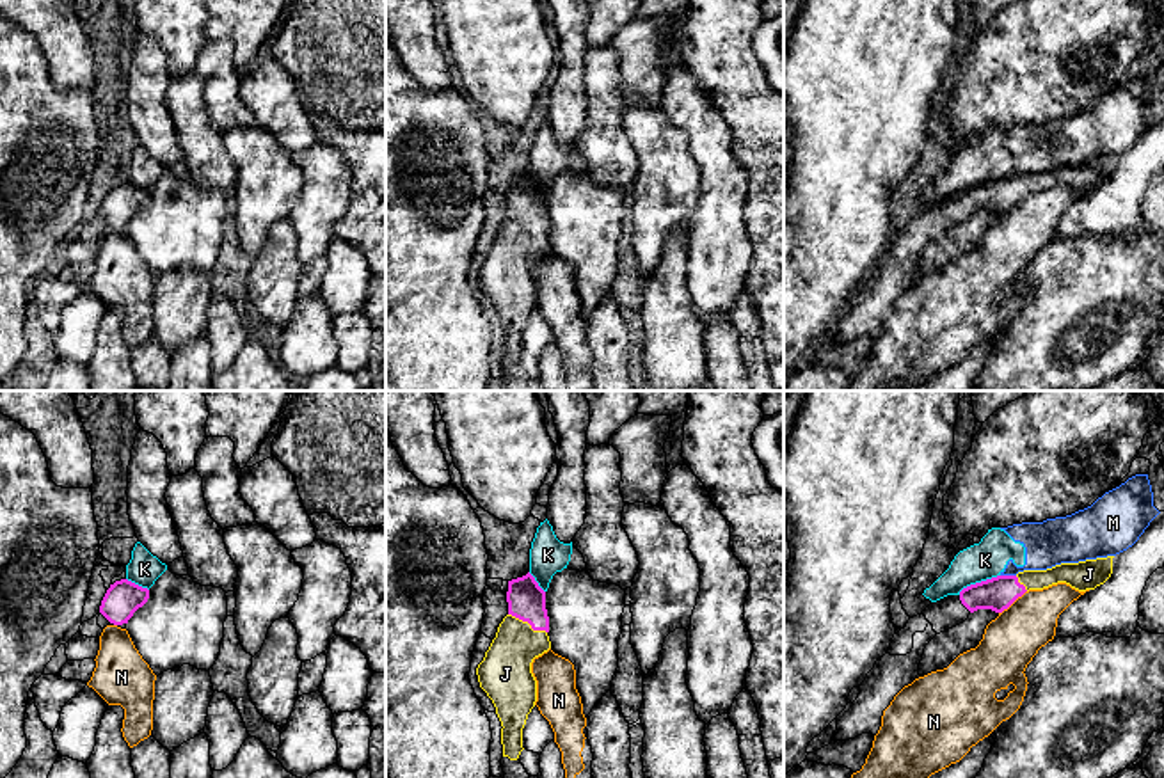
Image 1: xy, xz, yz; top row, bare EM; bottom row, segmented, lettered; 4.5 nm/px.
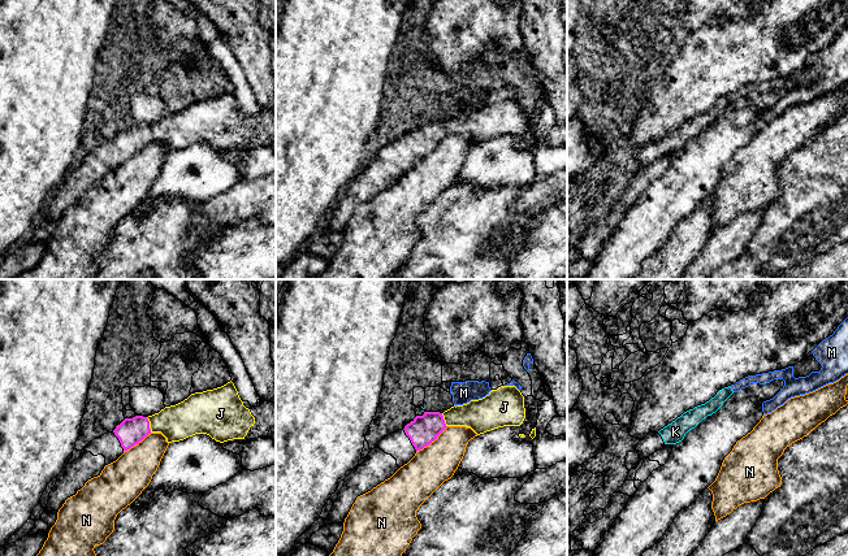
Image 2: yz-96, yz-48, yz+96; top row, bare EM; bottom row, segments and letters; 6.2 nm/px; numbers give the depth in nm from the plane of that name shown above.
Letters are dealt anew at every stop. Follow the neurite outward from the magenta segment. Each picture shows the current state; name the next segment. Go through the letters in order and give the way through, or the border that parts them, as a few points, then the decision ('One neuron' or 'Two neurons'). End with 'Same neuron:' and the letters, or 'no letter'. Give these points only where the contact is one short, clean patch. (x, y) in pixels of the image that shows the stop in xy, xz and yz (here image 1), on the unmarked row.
J: Path across: xz (526, 203), (528, 224), (509, 260), (505, 274). One neuron
K: Boundary: yz (999, 176), (971, 185), (958, 196). Two neurons
M: Boundary: yz (1001, 176), (1015, 178). Two neurons
N: Boundary: yz (1026, 192), (999, 215). Two neurons
Same neuron: J

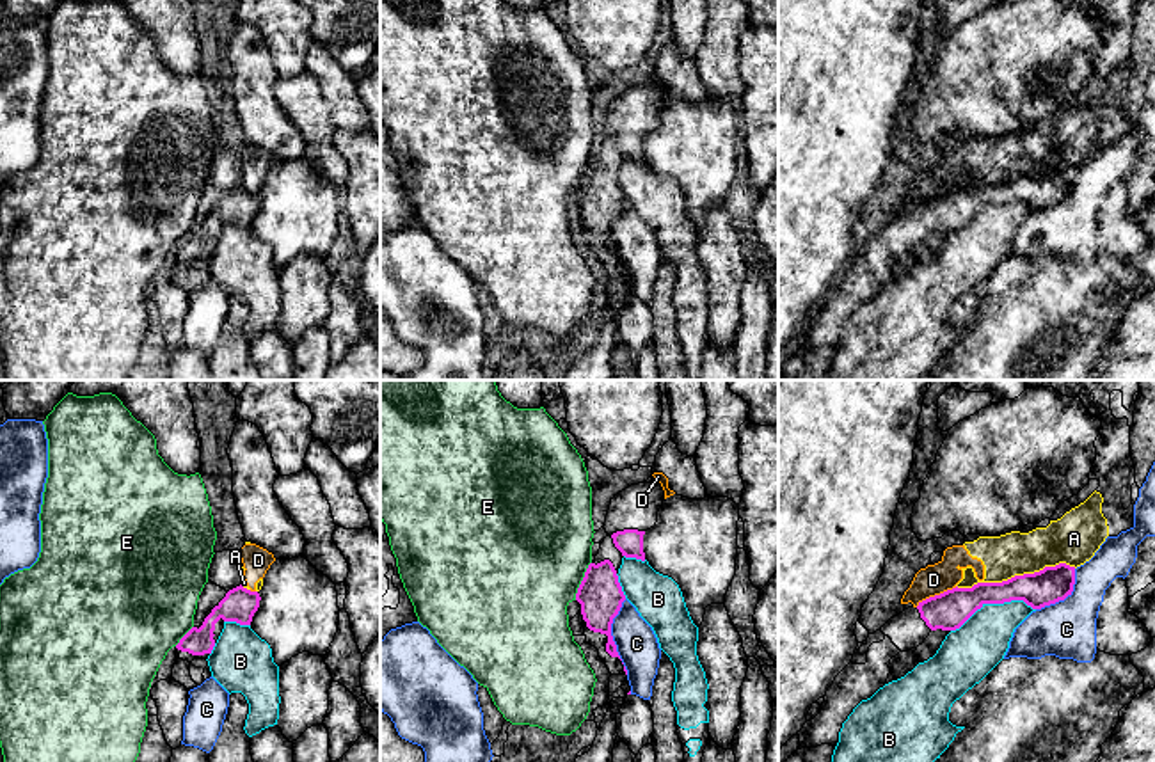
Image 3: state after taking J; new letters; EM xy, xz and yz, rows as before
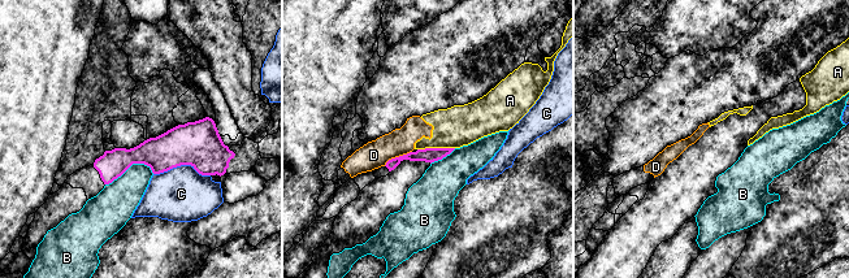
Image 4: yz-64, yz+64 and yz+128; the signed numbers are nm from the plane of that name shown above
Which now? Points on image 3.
A: Two neurons
B: Two neurons
C: Two neurons
D: Boundary: yz (956, 189), (930, 198), (916, 208). Two neurons
E: Two neurons
Same neuron: no letter

